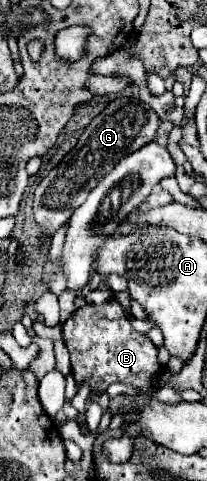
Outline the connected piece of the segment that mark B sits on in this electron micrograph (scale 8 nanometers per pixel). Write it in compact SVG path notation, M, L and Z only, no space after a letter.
M116 301L76 309L62 325L62 337L70 353L76 385L82 387L88 383L92 393L106 393L112 383L124 383L138 391L146 391L160 377L162 365L158 363L158 349L144 333L132 329L128 317L122 313L122 305Z

